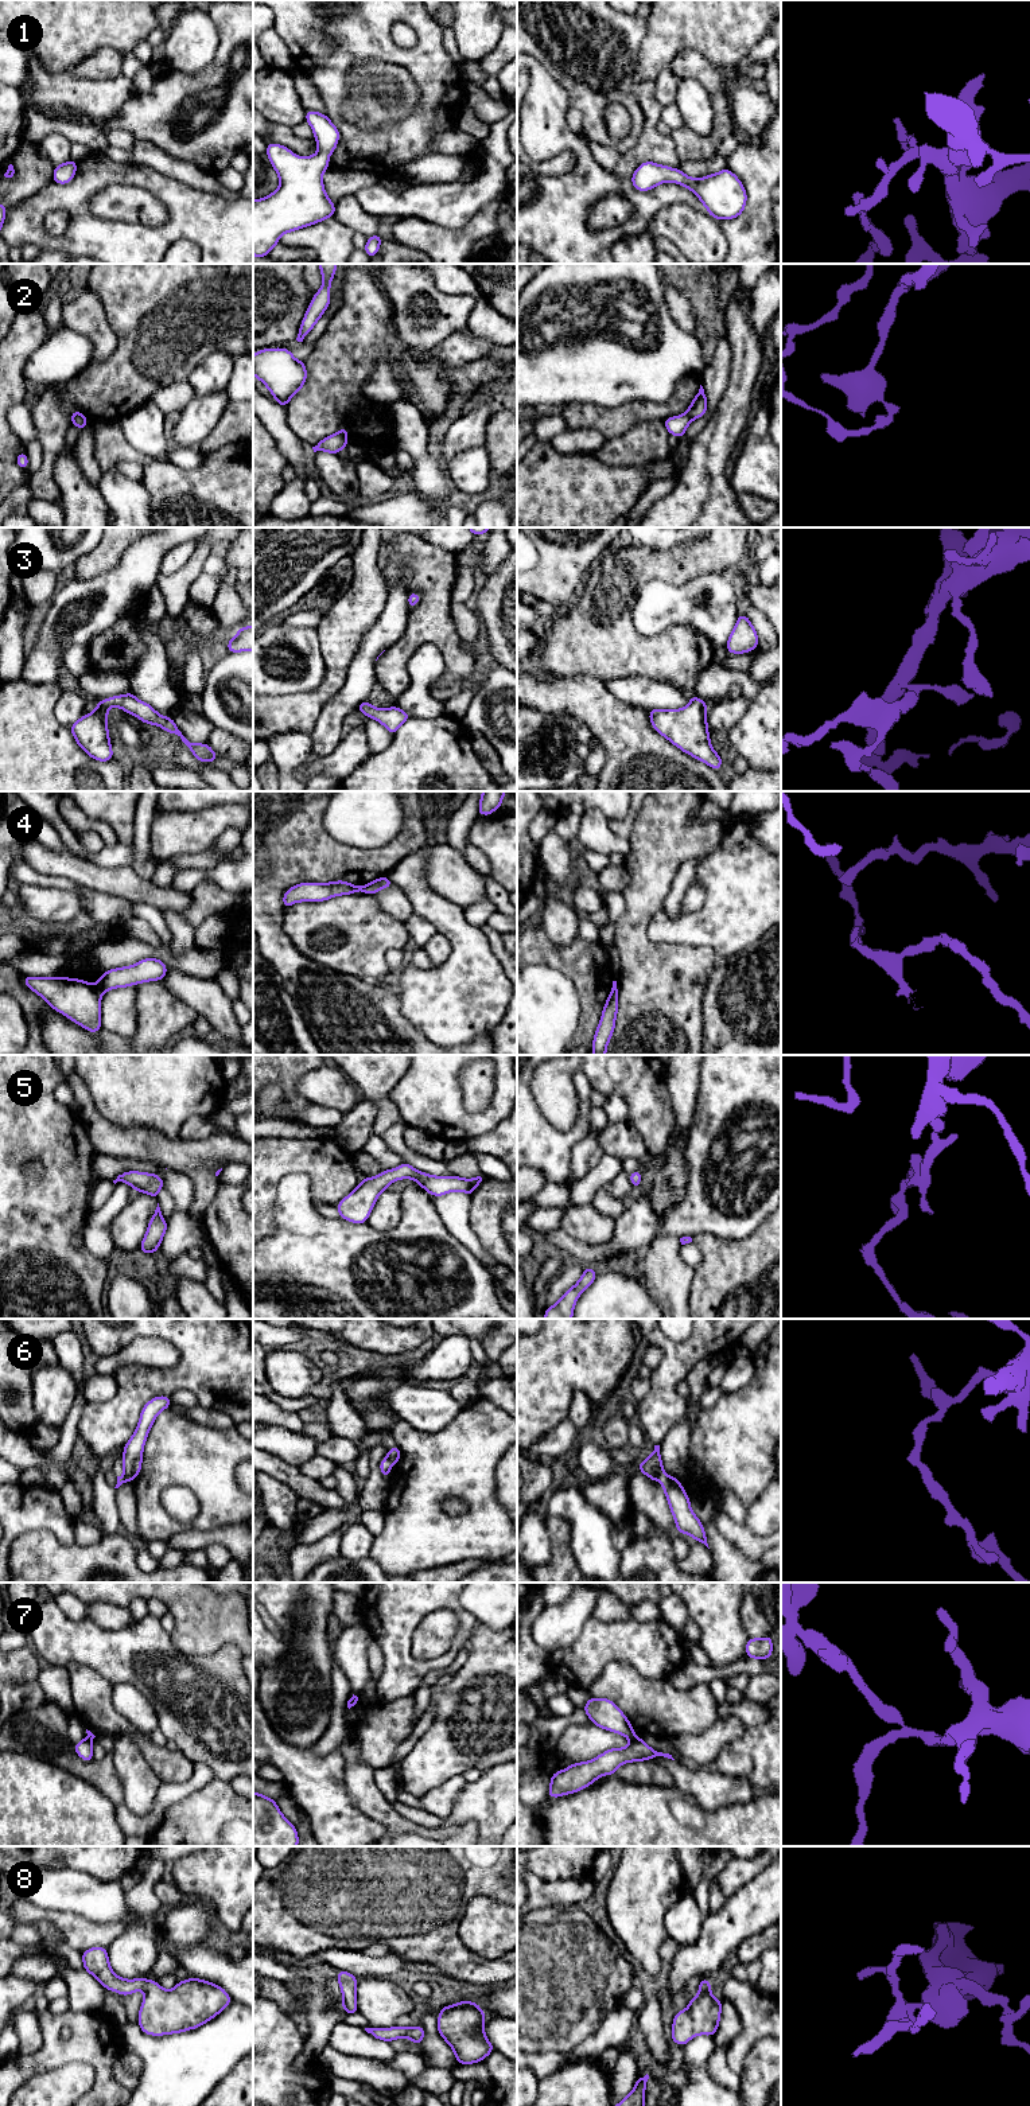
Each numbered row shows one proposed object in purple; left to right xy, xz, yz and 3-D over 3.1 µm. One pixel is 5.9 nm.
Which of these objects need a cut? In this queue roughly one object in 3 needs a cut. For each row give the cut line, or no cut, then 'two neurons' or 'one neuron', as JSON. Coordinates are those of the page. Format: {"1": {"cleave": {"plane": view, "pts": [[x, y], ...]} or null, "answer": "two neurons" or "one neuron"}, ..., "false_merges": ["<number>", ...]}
{"1": {"cleave": null, "answer": "one neuron"}, "2": {"cleave": {"plane": "yz", "pts": [[685, 413], [691, 419]]}, "answer": "two neurons"}, "3": {"cleave": null, "answer": "one neuron"}, "4": {"cleave": {"plane": "xy", "pts": [[96, 985], [101, 993]]}, "answer": "two neurons"}, "5": {"cleave": null, "answer": "one neuron"}, "6": {"cleave": {"plane": "xz", "pts": [[385, 1459], [391, 1464]]}, "answer": "two neurons"}, "7": {"cleave": {"plane": "yz", "pts": [[634, 1735], [632, 1739]]}, "answer": "two neurons"}, "8": {"cleave": null, "answer": "one neuron"}, "false_merges": ["2", "4", "6", "7"]}

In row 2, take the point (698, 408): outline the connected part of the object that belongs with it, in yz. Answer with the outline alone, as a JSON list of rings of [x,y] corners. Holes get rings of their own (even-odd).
[[[700,385],[697,396],[692,400],[687,414],[691,420],[696,420],[707,413],[707,396],[703,386]]]

